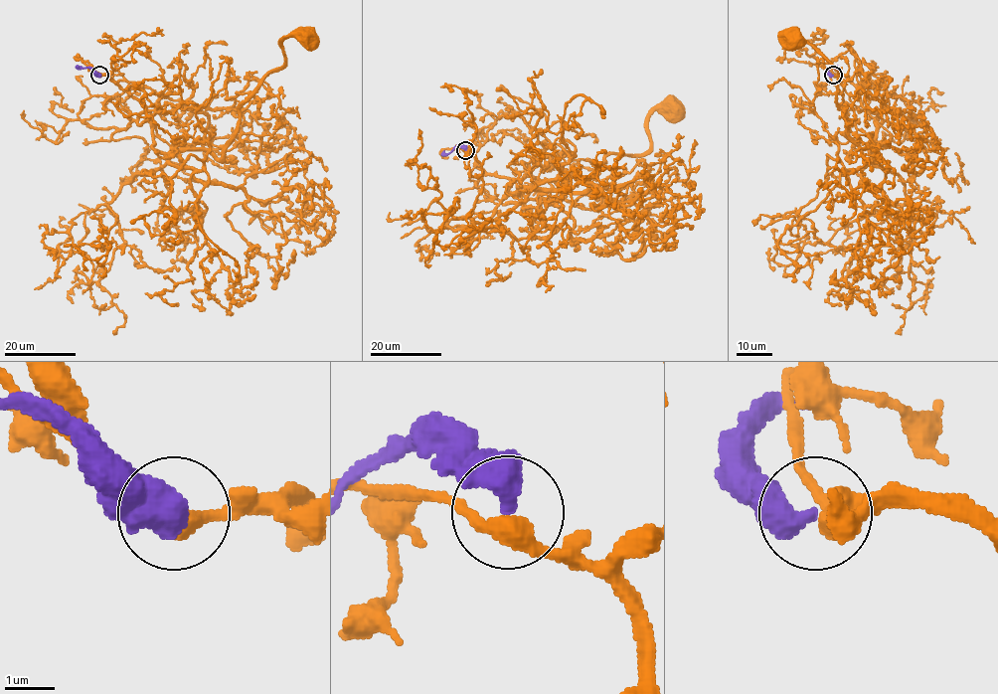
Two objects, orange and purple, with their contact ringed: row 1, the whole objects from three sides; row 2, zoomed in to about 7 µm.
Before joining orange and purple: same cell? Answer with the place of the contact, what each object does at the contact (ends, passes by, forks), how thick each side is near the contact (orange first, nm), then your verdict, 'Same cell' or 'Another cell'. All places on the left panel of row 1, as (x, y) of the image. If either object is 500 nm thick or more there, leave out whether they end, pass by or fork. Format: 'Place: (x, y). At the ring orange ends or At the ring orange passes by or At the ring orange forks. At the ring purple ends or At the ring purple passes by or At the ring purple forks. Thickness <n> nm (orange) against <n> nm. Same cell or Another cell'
Place: (99, 75). At the ring orange passes by. At the ring purple ends. Thickness 360 nm (orange) against 480 nm. Another cell

